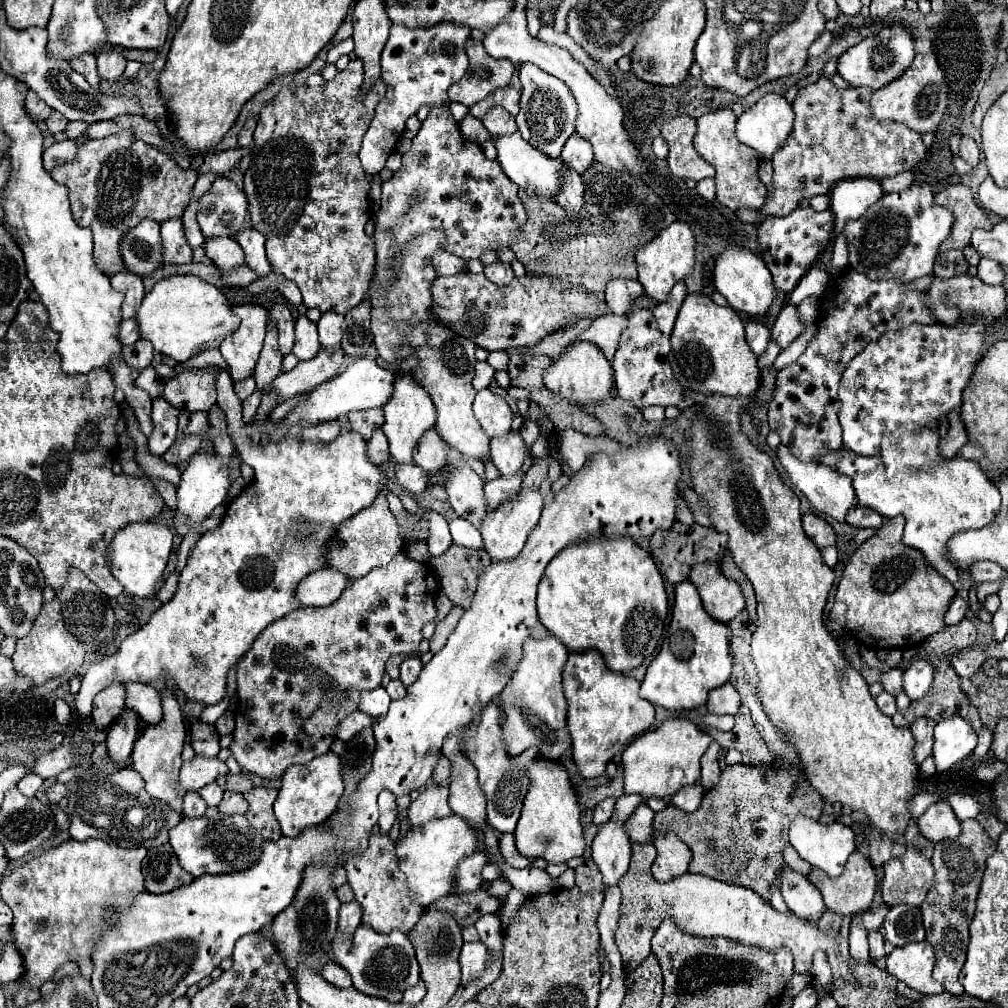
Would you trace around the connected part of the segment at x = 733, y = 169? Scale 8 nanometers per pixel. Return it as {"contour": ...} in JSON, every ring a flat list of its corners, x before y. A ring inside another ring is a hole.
{"contour":[[729,108,703,114,701,118,697,118,697,134,693,144,695,144,695,150,717,170,715,174,717,200,731,210,739,210,739,208,757,210,765,204,767,188,757,176,759,156,749,146,741,144,735,136,735,120,737,118,733,110]]}

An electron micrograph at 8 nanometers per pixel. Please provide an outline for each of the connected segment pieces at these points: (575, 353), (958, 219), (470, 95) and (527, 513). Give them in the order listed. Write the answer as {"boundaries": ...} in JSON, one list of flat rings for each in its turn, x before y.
{"boundaries":[[[579,342,579,346,571,346,559,358,555,358,553,364,547,368,545,384,549,390,577,406,599,404,609,398,615,388,611,364,607,362,607,358,603,358,603,352,597,346,591,346,589,342]],[[951,184,943,192,935,194,935,204,945,206,953,214,953,228,949,236,941,242,939,252,947,252,951,248,963,250,971,242,971,232,975,228,991,230,991,222,987,214,975,204,973,192,965,184]],[[469,38,467,40,469,70,467,74,449,88,451,100,461,102,471,108,475,102,483,100,489,92,505,88,511,82,515,66,507,58,491,58,483,42]],[[525,488,525,490,519,490,519,494,515,498,503,502,497,510,487,514,485,524,481,528,481,534,483,534,485,550,491,556,491,560,495,560,495,562,497,560,511,560,511,558,519,556,519,552,523,550,523,546,529,538,529,532,539,522,541,506,543,506,543,496,539,494,539,490]]]}

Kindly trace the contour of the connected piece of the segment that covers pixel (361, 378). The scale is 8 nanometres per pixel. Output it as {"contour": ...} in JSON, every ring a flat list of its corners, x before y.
{"contour":[[359,358,355,362,351,362,345,372,341,372,339,376,319,384,307,400,299,402,287,416,285,422,297,424,297,422,327,422,333,418,339,418,351,410,367,410,367,408,379,408,385,406,387,400,393,394,393,380,395,380,395,372,389,368,381,368,375,360,369,358]]}

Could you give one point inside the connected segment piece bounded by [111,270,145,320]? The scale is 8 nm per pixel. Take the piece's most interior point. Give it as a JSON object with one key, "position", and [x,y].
{"position":[130,284]}

